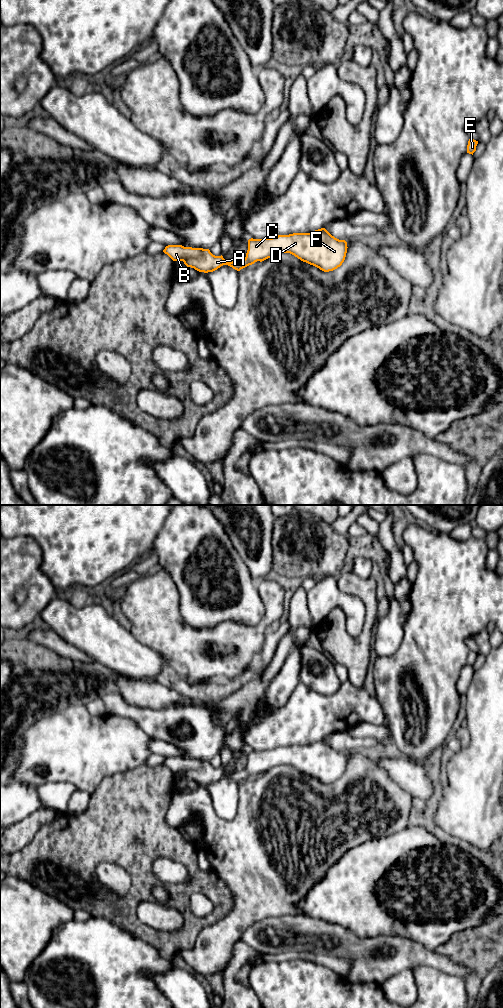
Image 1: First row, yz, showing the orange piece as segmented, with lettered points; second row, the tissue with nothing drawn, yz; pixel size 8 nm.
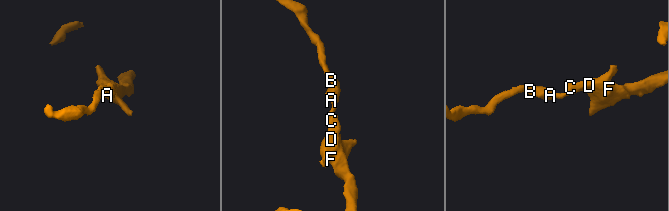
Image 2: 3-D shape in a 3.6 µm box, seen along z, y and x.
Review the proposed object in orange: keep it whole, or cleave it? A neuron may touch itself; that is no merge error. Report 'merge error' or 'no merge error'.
no merge error

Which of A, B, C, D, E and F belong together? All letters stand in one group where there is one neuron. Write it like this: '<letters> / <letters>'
A B C D E F

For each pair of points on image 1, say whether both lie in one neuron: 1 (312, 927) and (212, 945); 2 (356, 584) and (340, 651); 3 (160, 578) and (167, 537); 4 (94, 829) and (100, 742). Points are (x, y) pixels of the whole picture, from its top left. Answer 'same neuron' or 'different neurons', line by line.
1: different neurons
2: same neuron
3: different neurons
4: different neurons

